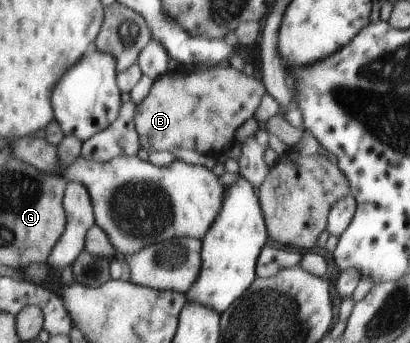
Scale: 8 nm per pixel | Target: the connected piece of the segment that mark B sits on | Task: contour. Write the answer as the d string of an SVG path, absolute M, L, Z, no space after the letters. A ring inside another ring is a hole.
M212 66L206 70L185 73L168 71L154 81L149 95L136 105L134 123L141 148L149 154L157 151L175 152L177 149L194 150L208 155L221 155L236 141L235 133L241 125L255 115L266 90L263 83L253 76L245 75L231 66Z

